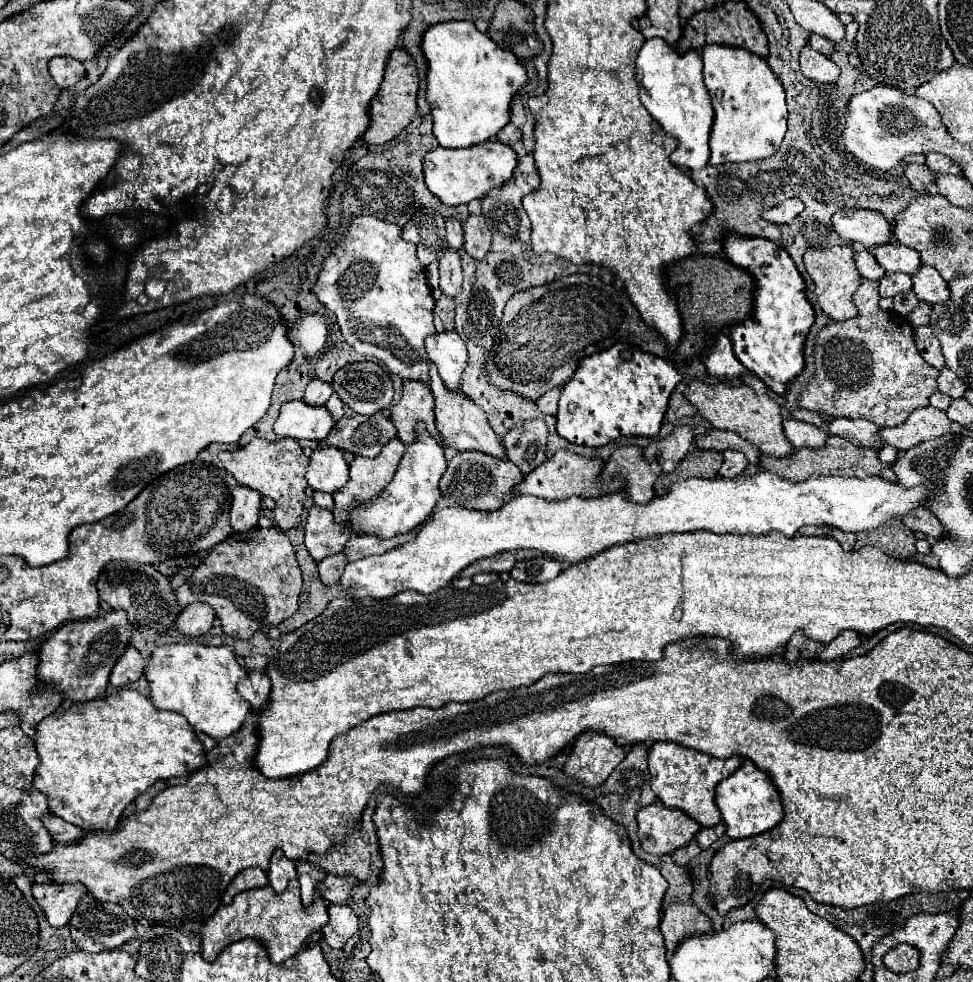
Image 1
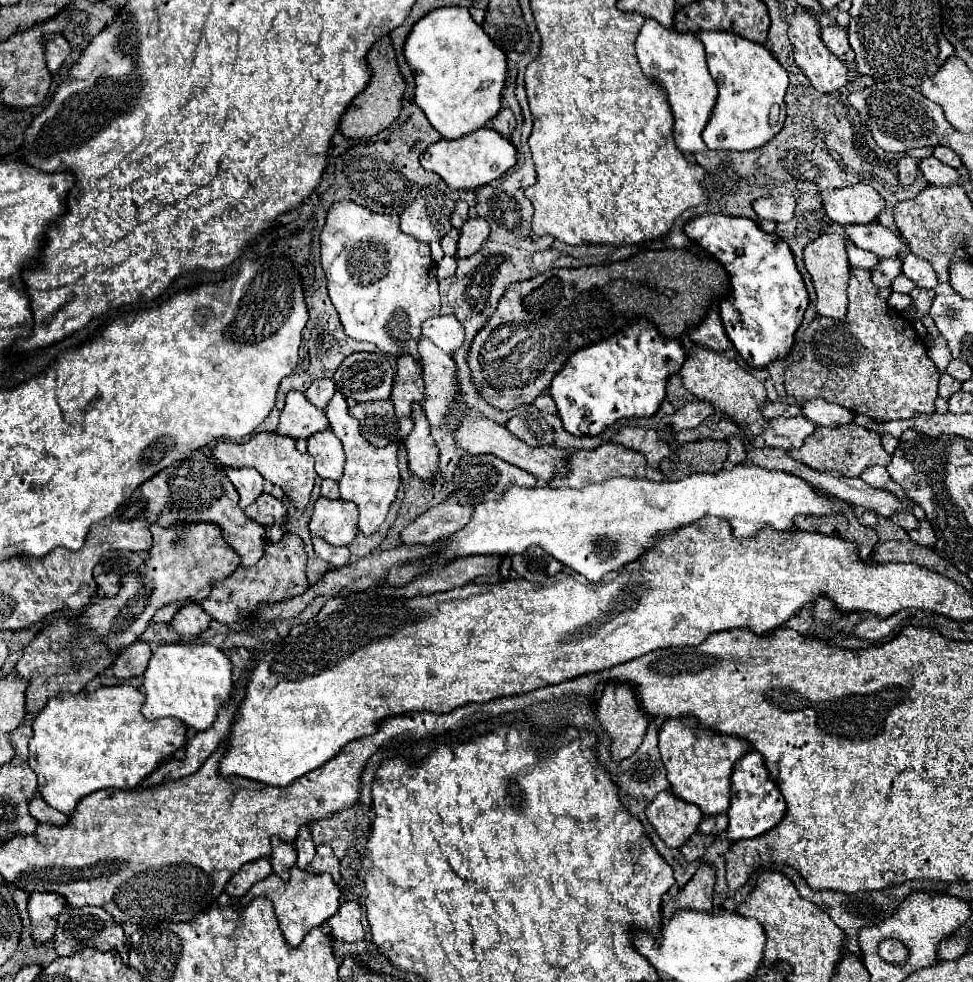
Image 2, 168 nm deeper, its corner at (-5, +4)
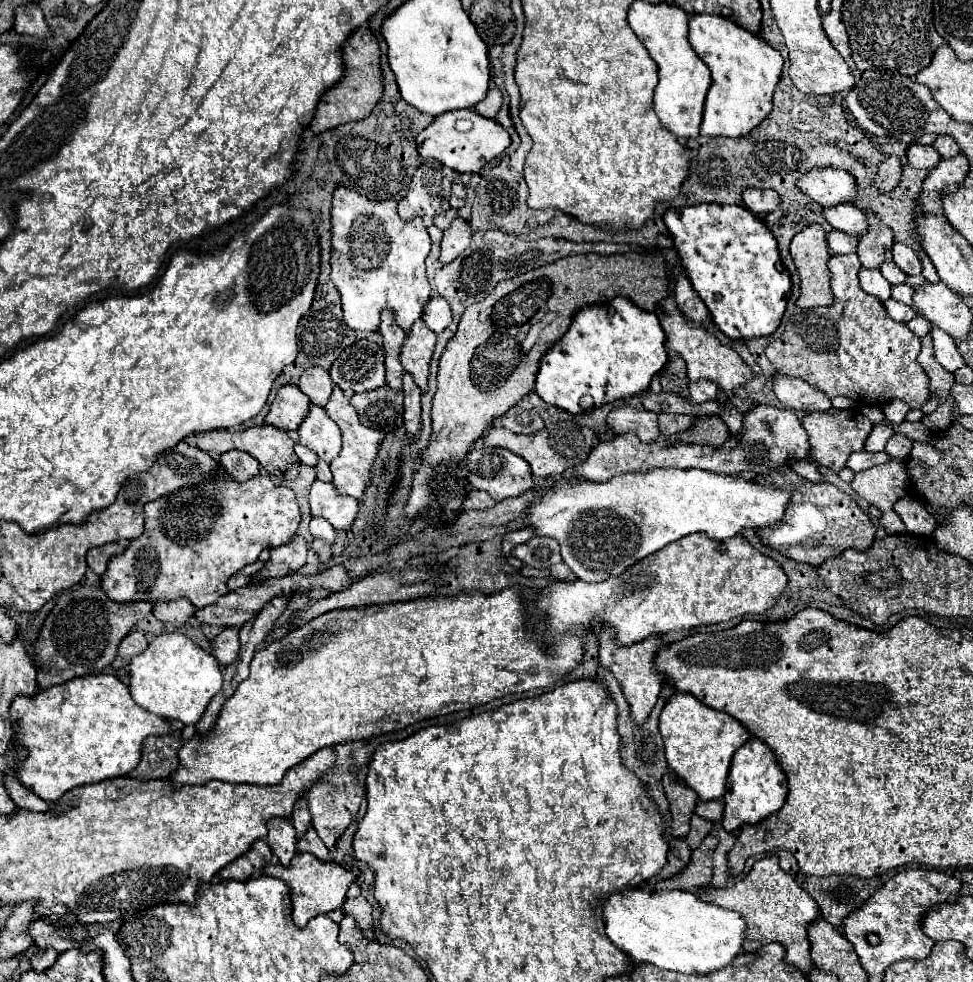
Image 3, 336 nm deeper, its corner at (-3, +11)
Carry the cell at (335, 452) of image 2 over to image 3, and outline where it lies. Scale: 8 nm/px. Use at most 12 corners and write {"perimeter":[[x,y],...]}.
{"perimeter":[[310,403],[298,427],[300,443],[330,463],[340,429],[324,407]]}

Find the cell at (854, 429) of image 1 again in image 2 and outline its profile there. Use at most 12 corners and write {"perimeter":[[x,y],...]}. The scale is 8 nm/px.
{"perimeter":[[812,400],[804,416],[818,426],[838,428],[854,414],[838,404]]}

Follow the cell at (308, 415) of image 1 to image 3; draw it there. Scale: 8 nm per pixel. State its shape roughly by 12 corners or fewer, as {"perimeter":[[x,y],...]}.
{"perimeter":[[300,387],[278,389],[264,421],[298,429],[310,399]]}

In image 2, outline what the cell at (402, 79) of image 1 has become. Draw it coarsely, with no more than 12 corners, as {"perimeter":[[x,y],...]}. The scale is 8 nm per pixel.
{"perimeter":[[390,38],[368,52],[372,80],[340,122],[370,138],[400,116],[406,80]]}

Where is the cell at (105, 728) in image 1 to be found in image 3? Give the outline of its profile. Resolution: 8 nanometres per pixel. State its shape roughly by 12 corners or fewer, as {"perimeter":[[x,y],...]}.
{"perimeter":[[114,675],[10,707],[14,773],[48,803],[128,775],[166,719]]}

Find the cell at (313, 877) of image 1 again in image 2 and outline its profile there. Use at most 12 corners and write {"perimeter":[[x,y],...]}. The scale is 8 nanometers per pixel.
{"perimeter":[[308,826],[300,828],[294,846],[298,850],[298,866],[308,872],[316,856]]}

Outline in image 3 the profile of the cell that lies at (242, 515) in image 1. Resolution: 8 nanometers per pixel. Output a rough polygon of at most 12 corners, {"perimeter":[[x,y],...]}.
{"perimeter":[[238,449],[220,463],[238,481],[260,475],[260,463]]}

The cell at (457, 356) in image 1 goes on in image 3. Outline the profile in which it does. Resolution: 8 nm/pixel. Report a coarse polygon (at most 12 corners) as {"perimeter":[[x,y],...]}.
{"perimeter":[[432,295],[422,321],[436,333],[452,323],[444,297]]}

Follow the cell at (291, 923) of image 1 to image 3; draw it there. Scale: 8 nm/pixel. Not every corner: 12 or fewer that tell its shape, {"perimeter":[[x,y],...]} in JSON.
{"perimeter":[[297,853],[290,867],[268,865],[292,893],[292,919],[342,907],[356,873]]}

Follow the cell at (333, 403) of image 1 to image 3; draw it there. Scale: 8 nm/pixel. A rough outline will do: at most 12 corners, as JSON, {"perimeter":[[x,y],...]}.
{"perimeter":[[334,385],[324,409],[342,431],[330,463],[338,493],[360,501],[382,433]]}

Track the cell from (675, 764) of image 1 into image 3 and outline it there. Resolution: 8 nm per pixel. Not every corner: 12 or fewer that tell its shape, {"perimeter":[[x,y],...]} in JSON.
{"perimeter":[[690,693],[660,713],[668,767],[702,801],[752,735]]}

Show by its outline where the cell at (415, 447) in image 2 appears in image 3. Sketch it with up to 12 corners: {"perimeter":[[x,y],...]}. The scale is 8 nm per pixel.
{"perimeter":[[404,371],[404,423],[420,431],[420,387]]}

